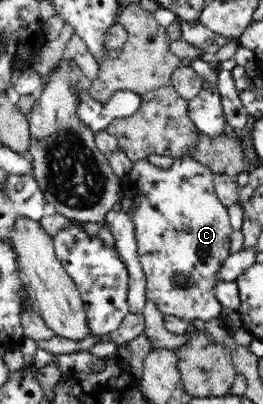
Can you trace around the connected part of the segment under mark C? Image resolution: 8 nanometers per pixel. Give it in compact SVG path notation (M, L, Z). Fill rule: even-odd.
M183 156L176 159L169 169L161 169L161 165L153 165L147 160L137 161L121 183L123 194L132 198L135 208L131 215L136 230L137 253L147 280L146 299L153 301L164 314L187 321L202 319L205 323L213 317L221 317L220 313L225 310L216 298L215 288L220 267L231 254L230 236L234 229L228 209L221 204L215 192L214 175L194 157ZM176 276L193 280L191 287L178 287Z

